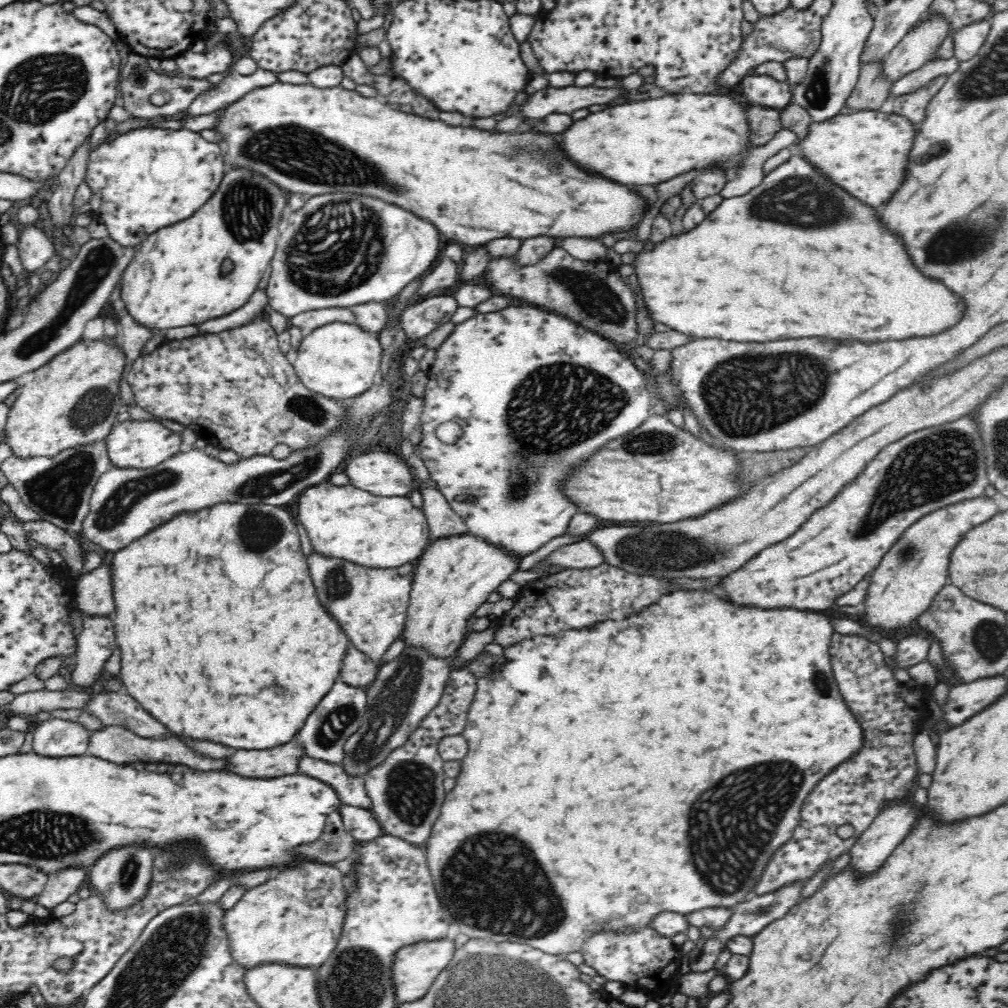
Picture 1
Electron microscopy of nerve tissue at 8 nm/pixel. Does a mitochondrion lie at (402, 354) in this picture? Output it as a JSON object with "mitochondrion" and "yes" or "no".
{"mitochondrion":"no"}

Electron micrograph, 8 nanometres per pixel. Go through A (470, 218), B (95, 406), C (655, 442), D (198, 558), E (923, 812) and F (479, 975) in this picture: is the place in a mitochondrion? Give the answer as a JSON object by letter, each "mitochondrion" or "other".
{"A":"mitochondrion","B":"mitochondrion","C":"mitochondrion","D":"other","E":"other","F":"mitochondrion"}

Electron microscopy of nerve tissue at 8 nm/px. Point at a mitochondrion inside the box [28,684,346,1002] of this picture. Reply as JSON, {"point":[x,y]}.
{"point":[129,872]}

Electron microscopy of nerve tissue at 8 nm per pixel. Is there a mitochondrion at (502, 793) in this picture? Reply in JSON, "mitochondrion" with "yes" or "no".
{"mitochondrion":"no"}

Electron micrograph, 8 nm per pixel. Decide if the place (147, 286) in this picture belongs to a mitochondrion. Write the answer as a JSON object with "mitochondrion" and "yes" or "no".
{"mitochondrion":"no"}

